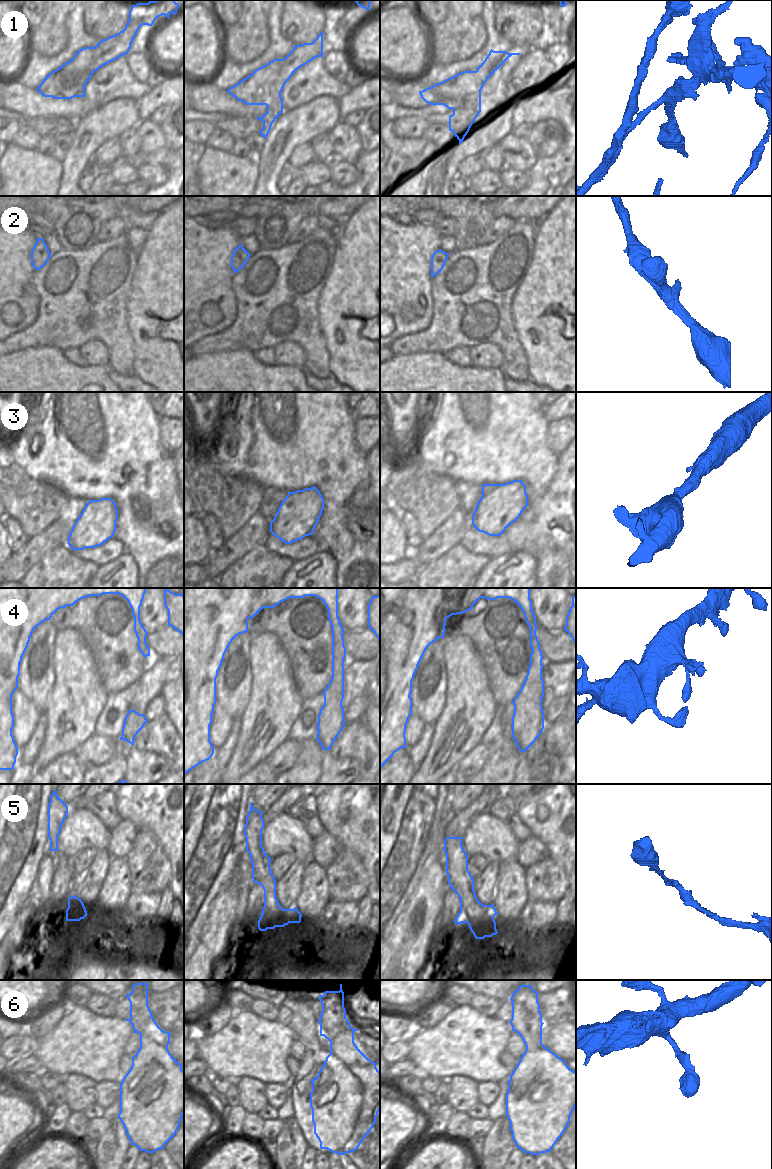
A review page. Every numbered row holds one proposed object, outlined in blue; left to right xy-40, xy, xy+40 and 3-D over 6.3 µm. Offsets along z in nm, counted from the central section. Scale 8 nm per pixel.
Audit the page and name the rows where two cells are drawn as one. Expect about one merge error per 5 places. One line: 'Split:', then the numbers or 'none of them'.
Split: 1

